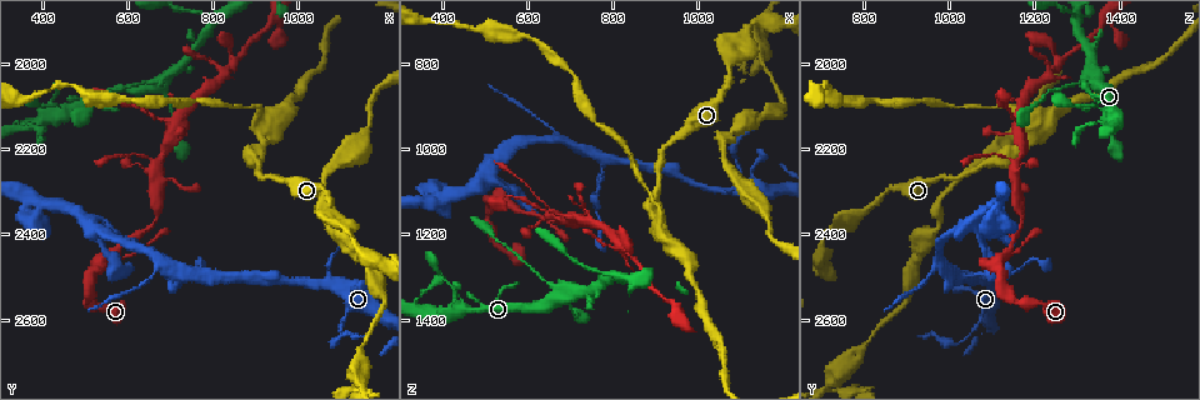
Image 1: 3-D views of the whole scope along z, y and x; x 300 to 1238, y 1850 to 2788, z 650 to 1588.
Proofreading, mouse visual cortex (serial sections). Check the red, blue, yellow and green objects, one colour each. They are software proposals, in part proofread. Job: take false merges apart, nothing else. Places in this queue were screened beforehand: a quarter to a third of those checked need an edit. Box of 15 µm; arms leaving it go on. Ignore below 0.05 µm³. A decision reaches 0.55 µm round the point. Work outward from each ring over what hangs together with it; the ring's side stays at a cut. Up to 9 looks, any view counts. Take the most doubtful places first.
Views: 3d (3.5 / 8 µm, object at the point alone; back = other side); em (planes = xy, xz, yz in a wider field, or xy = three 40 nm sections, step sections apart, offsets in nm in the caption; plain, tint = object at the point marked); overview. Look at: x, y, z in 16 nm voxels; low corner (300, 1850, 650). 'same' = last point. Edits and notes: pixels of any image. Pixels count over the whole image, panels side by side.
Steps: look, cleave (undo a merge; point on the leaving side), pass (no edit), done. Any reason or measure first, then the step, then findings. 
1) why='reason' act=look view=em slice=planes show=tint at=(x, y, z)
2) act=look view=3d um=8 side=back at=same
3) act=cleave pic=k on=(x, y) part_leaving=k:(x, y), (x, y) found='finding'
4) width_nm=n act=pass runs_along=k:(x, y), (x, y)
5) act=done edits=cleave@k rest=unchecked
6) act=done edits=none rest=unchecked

why='thin arm on a thick one' act=look view=3d um=8 at=(560, 2445, 1140)

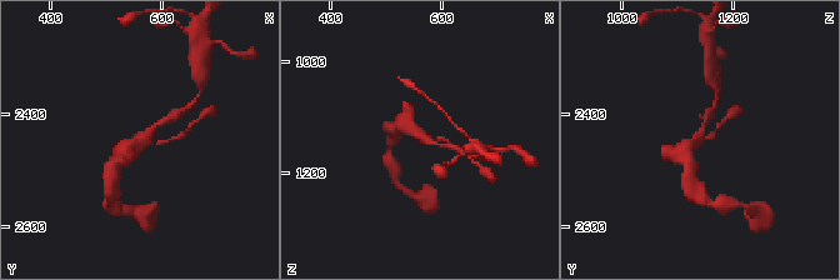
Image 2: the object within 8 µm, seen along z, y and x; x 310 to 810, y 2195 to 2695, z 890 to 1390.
arms=3 arm_widths_nm=150,150,500 why='now the EM' act=look view=em slice=xy step=3 show=tint at=(560, 2445, 1135)

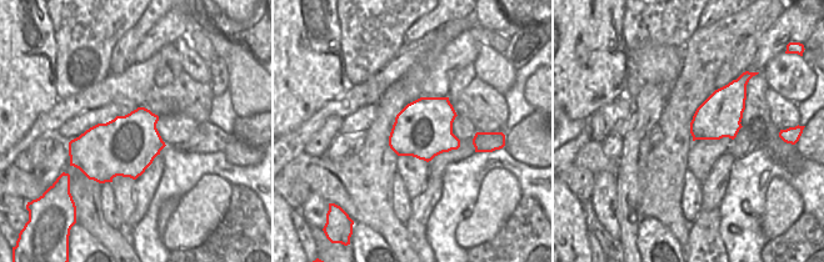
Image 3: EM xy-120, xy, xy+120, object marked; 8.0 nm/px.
act=cleave pic=2 on=(710, 136) found='two cells meet here'

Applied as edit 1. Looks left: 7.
why='thin arm on a thick one' act=look view=3d um=3.5 at=(680, 2210, 1165)

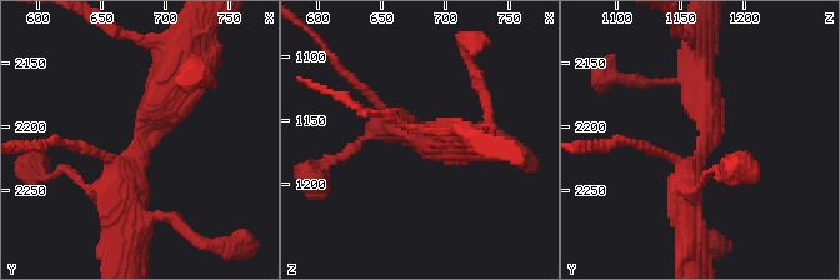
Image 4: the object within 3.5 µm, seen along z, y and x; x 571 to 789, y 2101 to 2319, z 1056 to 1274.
arms=3 arm_widths_nm=100,400,450 act=look view=em slice=xy step=1 show=tint at=(676, 2216, 1166)

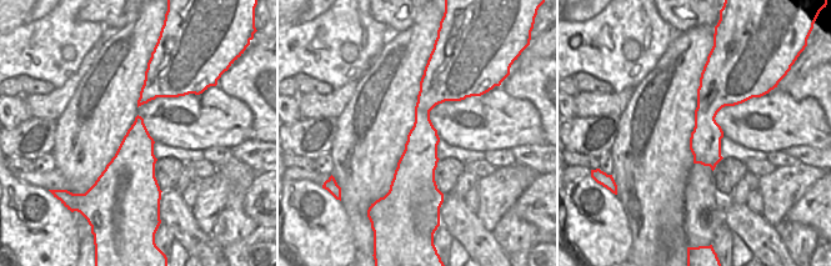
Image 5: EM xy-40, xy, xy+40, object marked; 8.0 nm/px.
width_nm=300 act=pass runs_along=4:(116, 223), (116, 180), (174, 76) found='all the same cell'

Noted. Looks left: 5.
why='a narrow waist' act=look view=3d um=3.5 side=back at=(855, 2000, 1255)

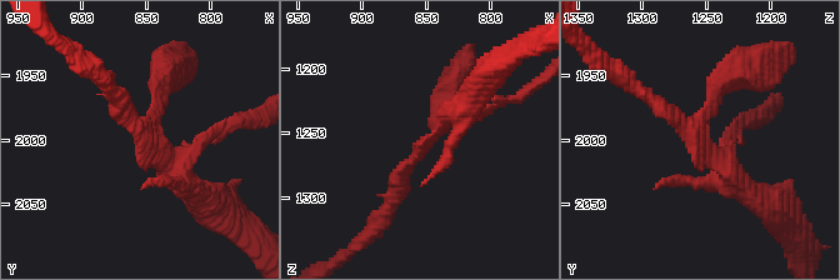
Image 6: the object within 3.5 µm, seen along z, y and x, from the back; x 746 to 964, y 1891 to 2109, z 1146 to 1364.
arms=3 arm_widths_nm=200,200,350 why='now the EM' act=look view=em slice=xy step=3 show=tint at=(852, 1998, 1256)

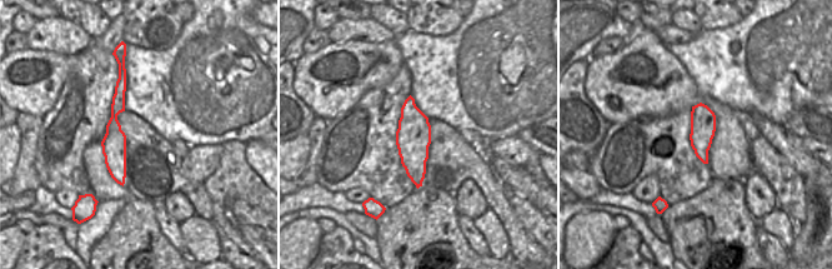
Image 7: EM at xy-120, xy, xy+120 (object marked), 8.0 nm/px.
act=pass runs_along=7:(121, 76), (114, 113), (120, 180) found='all the same cell'

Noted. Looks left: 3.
why='looks like a crossing' act=look view=3d um=3.5 at=(665, 2045, 1340)

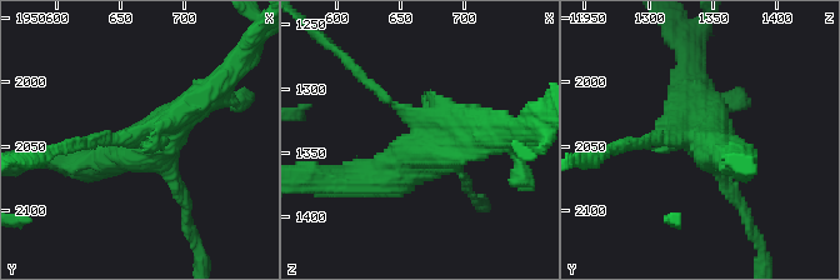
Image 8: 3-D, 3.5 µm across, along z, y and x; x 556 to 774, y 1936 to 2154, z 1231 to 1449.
why='now the EM' act=look view=em slice=xy step=3 show=tint at=(664, 2042, 1336)

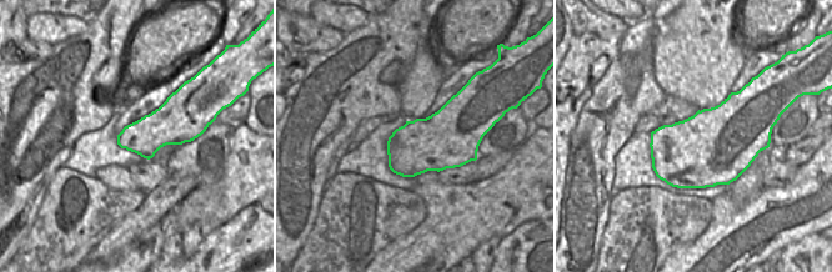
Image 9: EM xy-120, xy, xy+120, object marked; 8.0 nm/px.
act=pass runs_along=8:(85, 160), (158, 141), (220, 84) found='all the same cell'

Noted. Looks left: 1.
act=done edits=cleave@2 rest=unchecked

